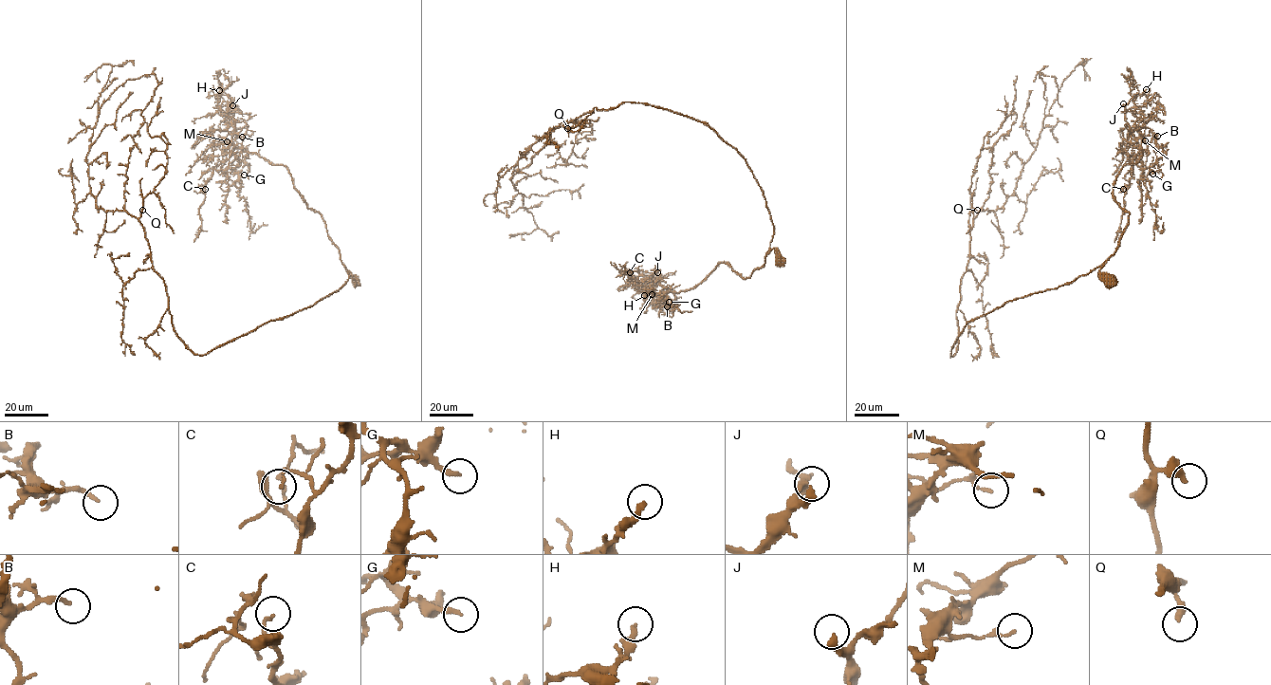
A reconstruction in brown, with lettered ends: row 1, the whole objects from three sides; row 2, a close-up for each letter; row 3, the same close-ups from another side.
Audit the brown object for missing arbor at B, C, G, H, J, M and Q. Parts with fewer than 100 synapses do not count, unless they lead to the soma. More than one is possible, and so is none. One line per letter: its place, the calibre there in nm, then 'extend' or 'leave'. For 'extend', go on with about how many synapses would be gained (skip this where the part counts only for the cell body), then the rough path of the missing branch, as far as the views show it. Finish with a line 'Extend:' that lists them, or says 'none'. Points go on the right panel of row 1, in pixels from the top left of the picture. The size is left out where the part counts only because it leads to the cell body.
B: (1157, 136) | 160 nm | extend | 200 syn | (1157, 136), (1166, 136), (1171, 151), (1165, 165), (1166, 171)
C: (1123, 189) | 140 nm | leave
G: (1152, 174) | 200 nm | extend | 250 syn | (1152, 174), (1159, 184), (1165, 184), (1167, 188), (1164, 201), (1168, 213)
H: (1146, 89) | 240 nm | leave
J: (1123, 103) | 300 nm | extend | 160 syn | (1123, 103), (1118, 102), (1109, 85), (1109, 75), (1113, 72), (1112, 89)
M: (1145, 140) | 110 nm | leave
Q: (977, 210) | 240 nm | leave
Extend: B, G, J

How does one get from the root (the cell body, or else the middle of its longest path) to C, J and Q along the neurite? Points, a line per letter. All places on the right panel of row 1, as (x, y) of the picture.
C: (1111, 282), (1099, 270), (1129, 216), (1114, 182), (1141, 157), (1138, 147), (1123, 189)
J: (1111, 282), (1099, 270), (1129, 216), (1115, 200), (1114, 182), (1143, 152), (1132, 144), (1123, 103)
Q: (1111, 282), (1097, 267), (1057, 288), (1007, 301), (969, 322), (950, 356), (977, 210)

